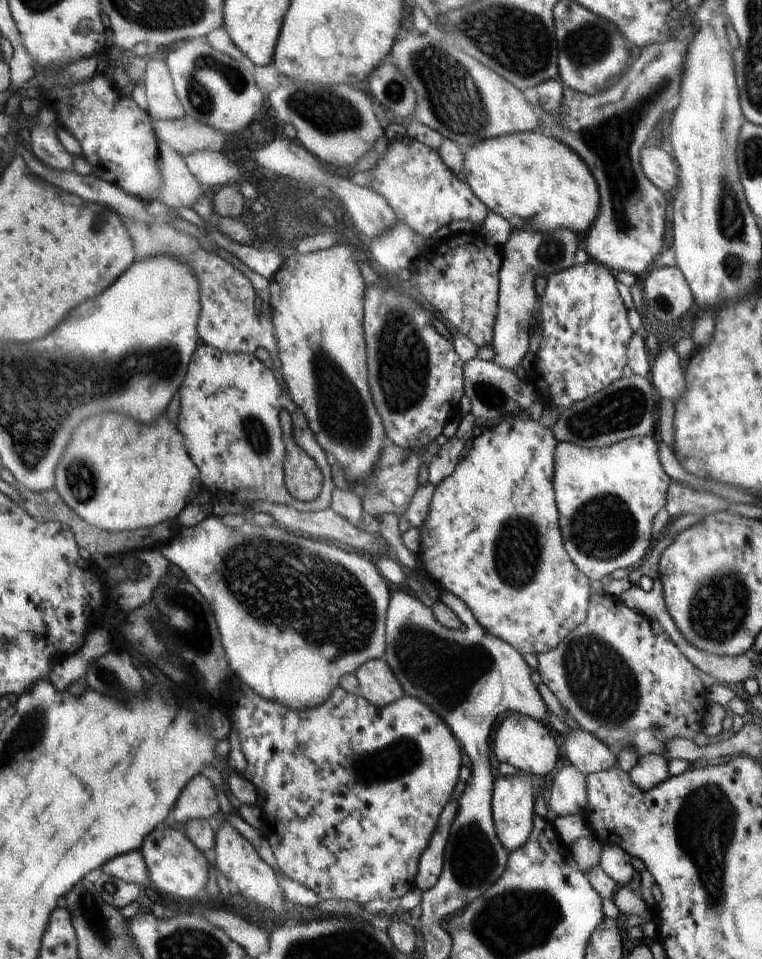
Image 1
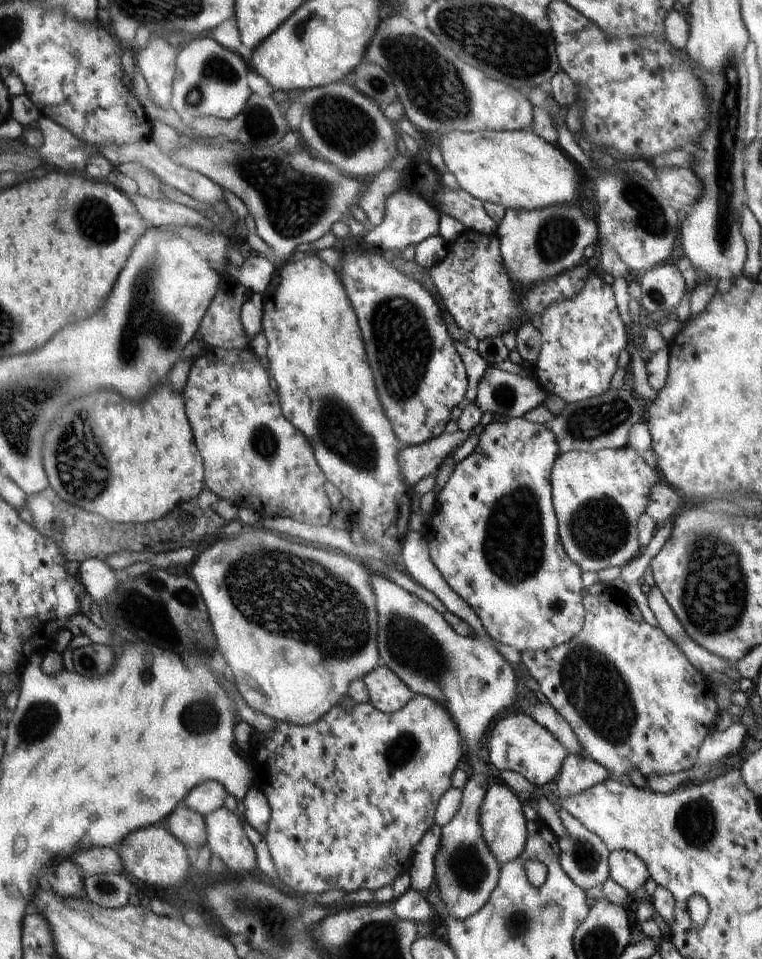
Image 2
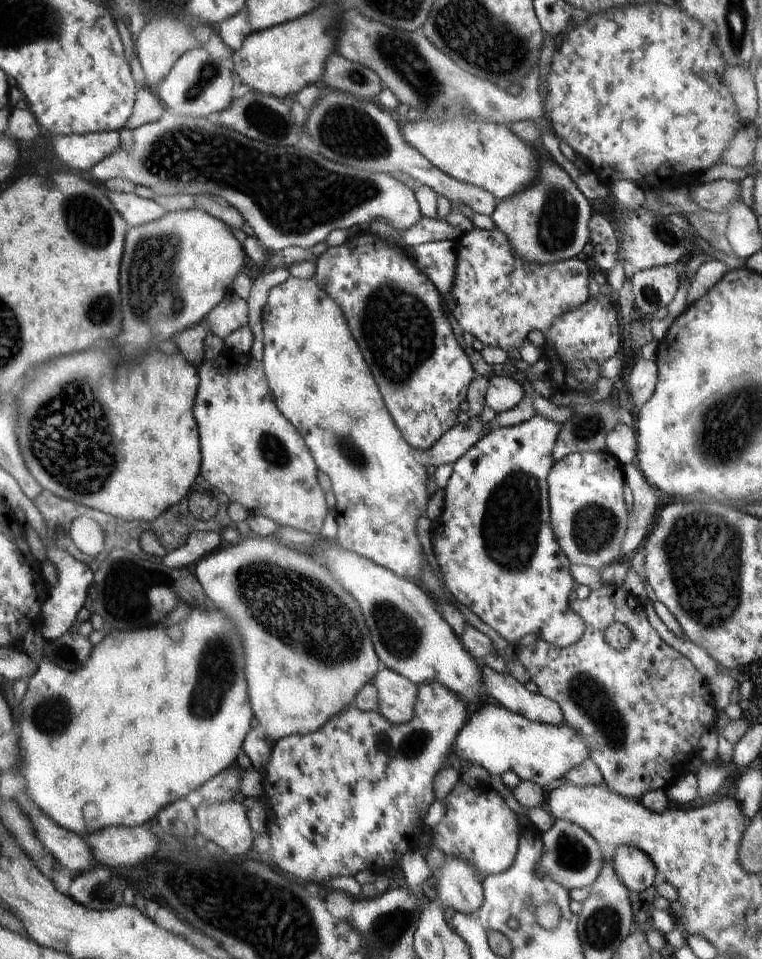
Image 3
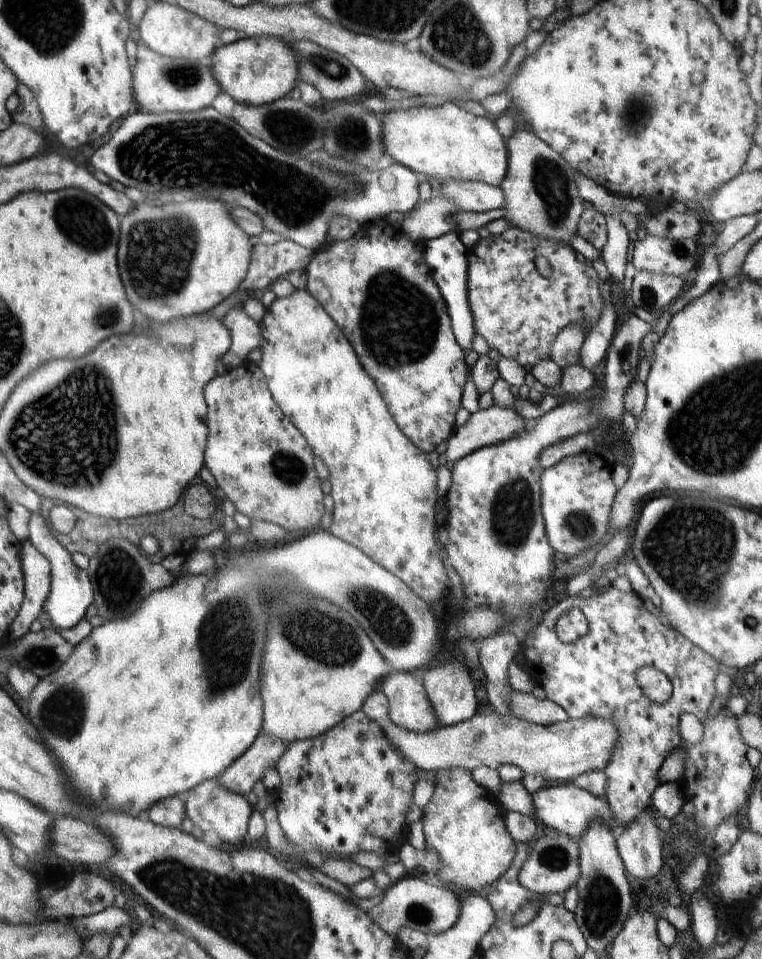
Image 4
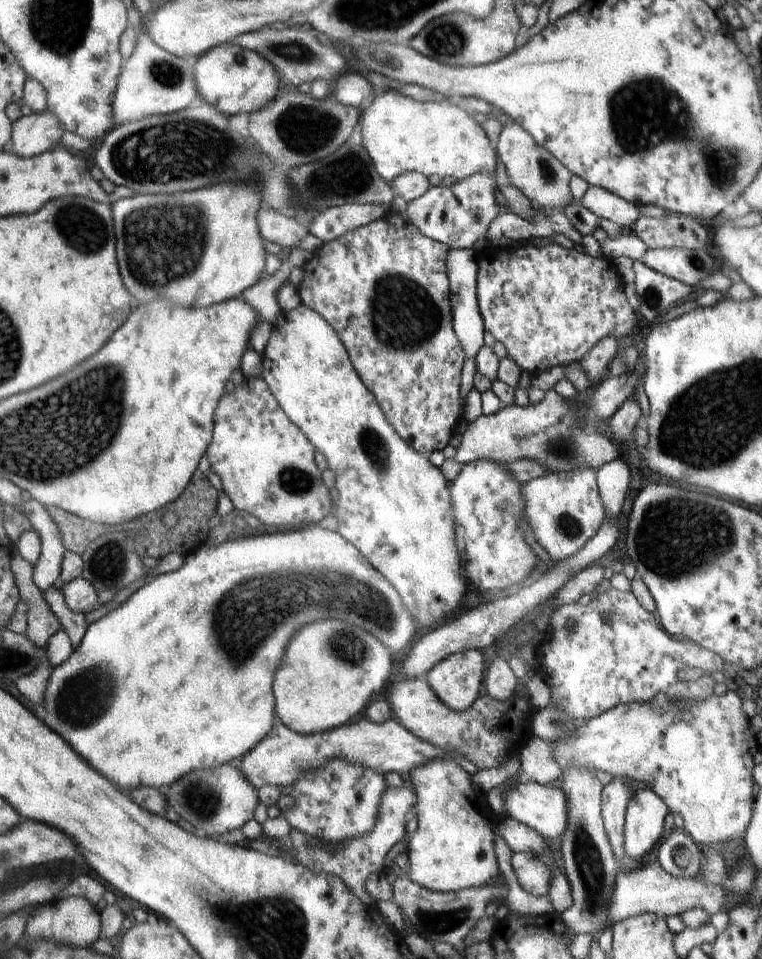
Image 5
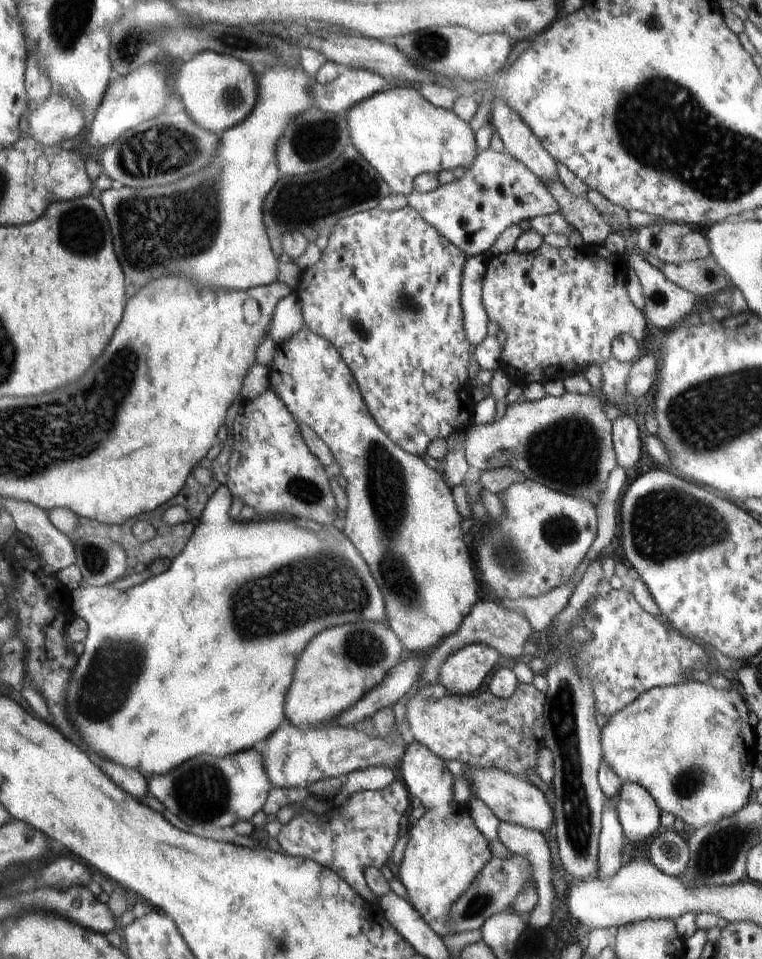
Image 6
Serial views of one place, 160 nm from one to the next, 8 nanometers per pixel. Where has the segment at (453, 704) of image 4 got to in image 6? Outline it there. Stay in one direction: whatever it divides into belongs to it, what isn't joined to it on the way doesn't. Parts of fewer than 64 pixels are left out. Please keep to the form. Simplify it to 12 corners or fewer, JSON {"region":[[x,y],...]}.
{"region":[[473,643],[441,666],[438,684],[471,695],[502,656]]}

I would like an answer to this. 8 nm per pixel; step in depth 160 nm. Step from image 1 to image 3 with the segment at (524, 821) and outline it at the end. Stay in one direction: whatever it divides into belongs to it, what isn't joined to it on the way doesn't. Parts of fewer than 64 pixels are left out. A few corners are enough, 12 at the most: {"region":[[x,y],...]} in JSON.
{"region":[[488,785],[444,798],[433,844],[486,879],[512,867],[521,827]]}

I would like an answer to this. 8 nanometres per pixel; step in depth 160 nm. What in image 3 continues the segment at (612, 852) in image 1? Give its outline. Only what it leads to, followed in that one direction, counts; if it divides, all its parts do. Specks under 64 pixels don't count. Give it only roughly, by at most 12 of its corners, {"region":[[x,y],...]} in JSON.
{"region":[[618,846],[611,859],[628,890],[644,892],[658,872],[642,850]]}

